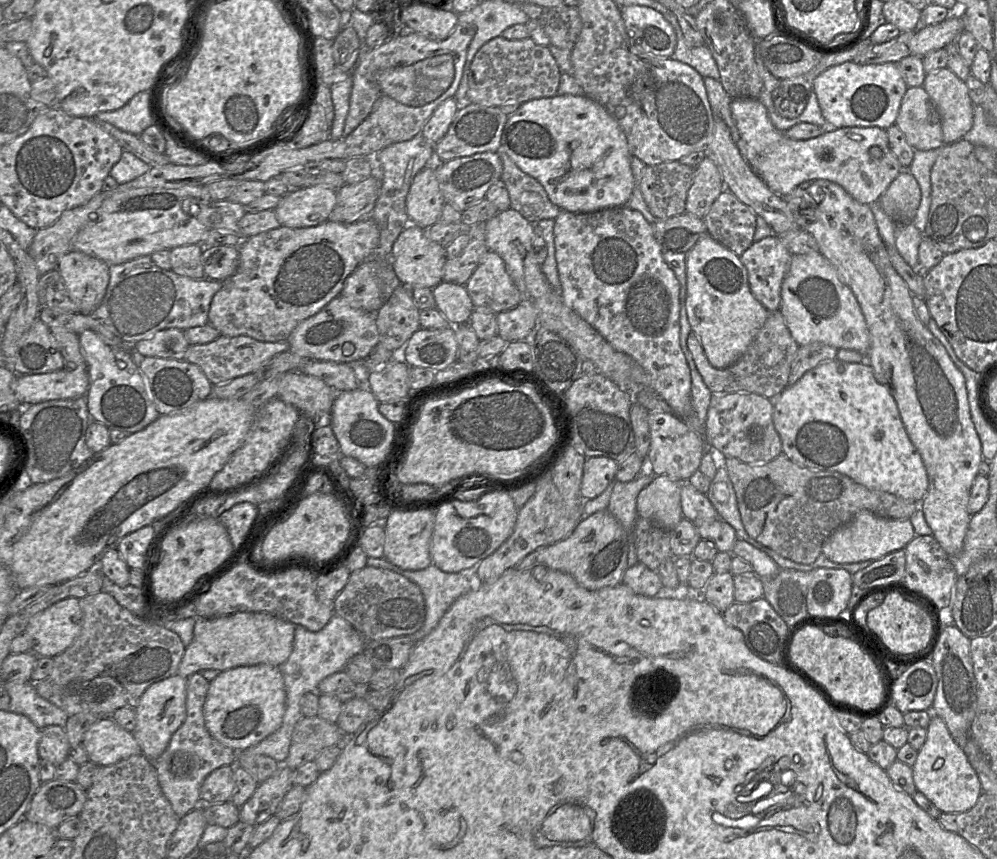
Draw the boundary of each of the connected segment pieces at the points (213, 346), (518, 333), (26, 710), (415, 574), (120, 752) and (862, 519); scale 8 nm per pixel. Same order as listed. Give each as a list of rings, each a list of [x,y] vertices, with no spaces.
[[[224,336],[207,344],[189,345],[184,360],[197,365],[215,386],[257,371],[271,358],[290,349],[288,341],[261,342],[249,336]]]
[[[530,302],[496,314],[498,335],[506,342],[525,339],[537,327],[537,312]]]
[[[4,682],[10,695],[9,711],[28,717],[39,729],[51,725],[66,726],[69,716],[41,697],[33,682]]]
[[[367,558],[367,566],[373,566],[383,569],[392,570],[402,576],[408,578],[419,586],[425,600],[426,616],[422,627],[413,634],[406,635],[416,643],[426,637],[438,624],[440,619],[450,608],[450,606],[462,595],[472,590],[475,584],[475,568],[472,571],[463,573],[448,573],[439,569],[435,564],[430,564],[428,567],[421,570],[404,570],[393,563],[389,562],[386,558]]]
[[[101,717],[94,723],[85,733],[82,743],[89,761],[100,767],[142,753],[133,734],[119,726],[112,717]]]
[[[861,511],[825,540],[822,554],[832,562],[839,564],[878,560],[894,551],[905,549],[915,536],[910,519],[883,518],[869,511]]]

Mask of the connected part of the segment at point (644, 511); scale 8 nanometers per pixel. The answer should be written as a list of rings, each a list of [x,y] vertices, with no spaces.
[[[655,476],[637,496],[638,516],[661,529],[672,531],[684,518],[681,506],[683,482],[667,476]]]

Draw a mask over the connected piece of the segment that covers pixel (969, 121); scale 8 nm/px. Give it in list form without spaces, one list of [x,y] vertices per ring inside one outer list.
[[[945,67],[927,73],[922,87],[939,112],[944,145],[962,139],[973,126],[973,103],[965,81]]]

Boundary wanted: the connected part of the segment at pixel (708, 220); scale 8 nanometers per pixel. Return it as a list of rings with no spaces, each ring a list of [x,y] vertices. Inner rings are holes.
[[[729,190],[714,201],[704,217],[707,234],[741,256],[753,243],[756,214]]]

